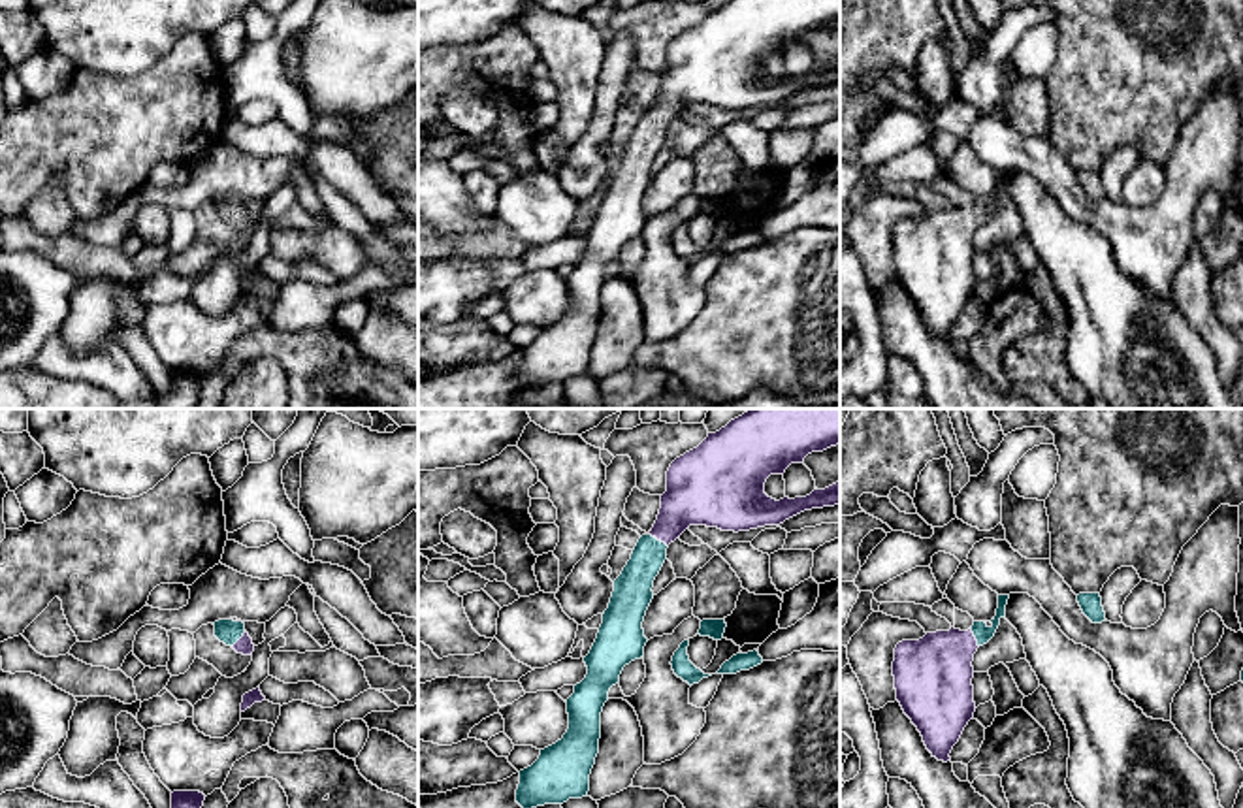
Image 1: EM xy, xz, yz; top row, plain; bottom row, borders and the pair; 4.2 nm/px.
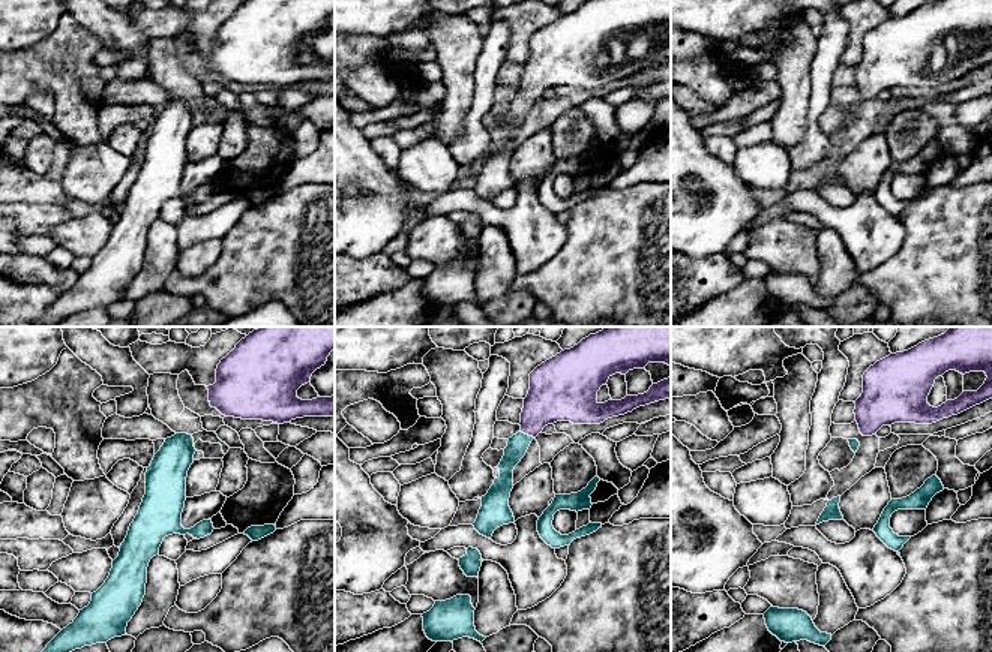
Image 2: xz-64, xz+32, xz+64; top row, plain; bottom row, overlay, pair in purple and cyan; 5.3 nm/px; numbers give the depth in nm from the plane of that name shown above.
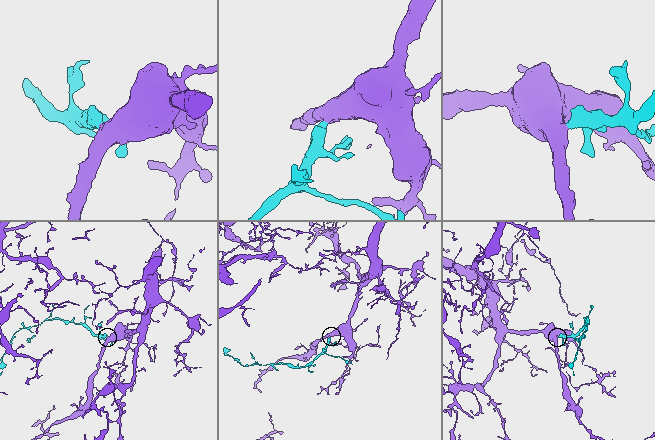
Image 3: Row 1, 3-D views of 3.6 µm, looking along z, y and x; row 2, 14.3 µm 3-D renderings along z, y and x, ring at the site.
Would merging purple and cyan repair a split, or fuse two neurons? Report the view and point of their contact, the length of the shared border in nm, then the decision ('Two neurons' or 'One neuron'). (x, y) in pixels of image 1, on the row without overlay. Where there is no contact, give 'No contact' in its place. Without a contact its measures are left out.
Touches purple at xz (660, 117). Shared border 100 nm. One neuron

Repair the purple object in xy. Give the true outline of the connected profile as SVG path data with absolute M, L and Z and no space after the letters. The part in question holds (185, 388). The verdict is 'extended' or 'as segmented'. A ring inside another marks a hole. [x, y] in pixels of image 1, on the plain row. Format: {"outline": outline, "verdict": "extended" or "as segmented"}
{"outline": "M173 369L171 388L153 394L153 409L196 409L203 379L200 369Z", "verdict": "as segmented"}

